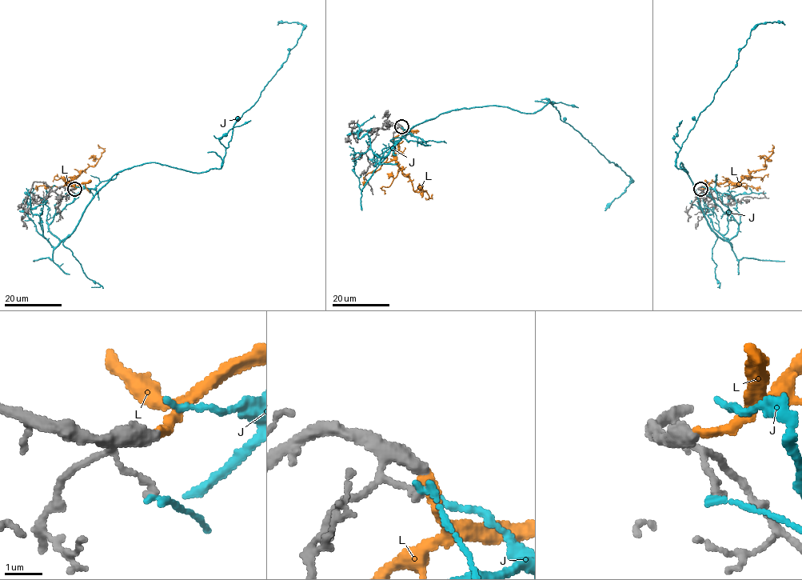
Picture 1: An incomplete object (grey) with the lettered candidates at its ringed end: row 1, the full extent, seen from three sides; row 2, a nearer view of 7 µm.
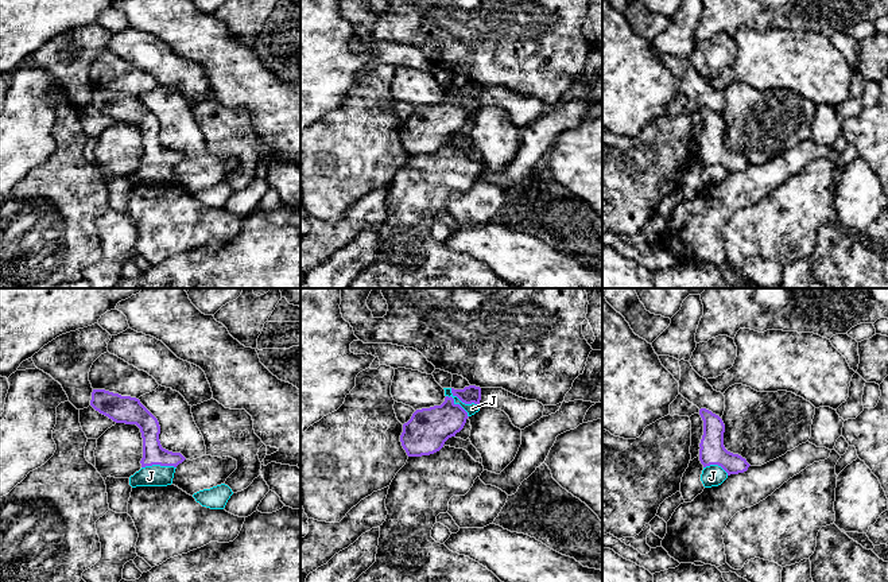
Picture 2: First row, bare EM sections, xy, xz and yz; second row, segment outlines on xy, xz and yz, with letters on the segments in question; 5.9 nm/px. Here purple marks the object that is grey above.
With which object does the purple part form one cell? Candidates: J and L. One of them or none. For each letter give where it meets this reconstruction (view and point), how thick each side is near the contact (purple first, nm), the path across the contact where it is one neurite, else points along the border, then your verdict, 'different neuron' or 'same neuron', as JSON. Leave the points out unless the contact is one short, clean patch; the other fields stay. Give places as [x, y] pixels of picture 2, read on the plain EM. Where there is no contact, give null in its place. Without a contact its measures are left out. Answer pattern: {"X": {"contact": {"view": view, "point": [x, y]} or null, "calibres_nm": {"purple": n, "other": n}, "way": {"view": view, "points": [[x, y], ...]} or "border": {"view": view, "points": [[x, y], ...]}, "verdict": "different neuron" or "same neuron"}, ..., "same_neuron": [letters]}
{"J": {"contact": {"view": "xz", "point": [462, 100]}, "calibres_nm": {"purple": 110, "other": 70}, "border": {"view": "xz", "points": [[446, 93], [456, 94], [465, 101], [479, 103]]}, "verdict": "different neuron"}, "L": {"contact": null, "verdict": "same neuron"}, "same_neuron": ["L"]}

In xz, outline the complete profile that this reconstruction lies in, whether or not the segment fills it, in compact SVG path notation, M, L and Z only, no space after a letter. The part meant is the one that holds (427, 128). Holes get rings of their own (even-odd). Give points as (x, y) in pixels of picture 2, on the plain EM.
M450 94L441 104L416 108L403 123L400 140L408 155L430 154L439 150L445 140L459 131L468 110Z

